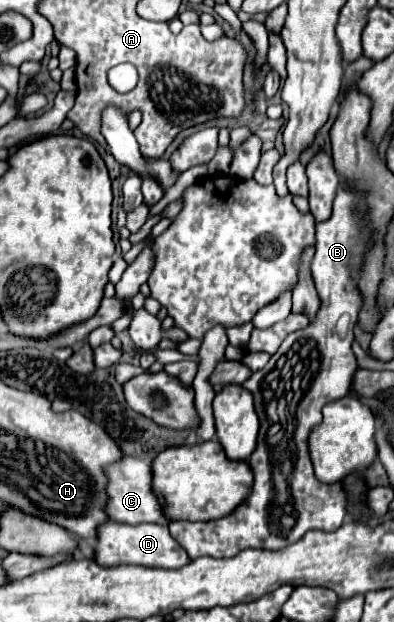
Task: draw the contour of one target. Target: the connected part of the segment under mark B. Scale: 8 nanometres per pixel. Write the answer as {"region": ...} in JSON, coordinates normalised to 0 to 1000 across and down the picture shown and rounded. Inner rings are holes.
{"region":[[[858,301],[858,314],[848,320],[848,339],[843,349],[822,359],[802,362],[802,410],[792,420],[792,445],[802,455],[802,468],[812,477],[812,497],[802,503],[802,513],[777,526],[756,529],[726,539],[711,561],[685,574],[670,593],[635,603],[624,616],[614,616],[619,625],[629,625],[645,638],[645,658],[660,670],[660,696],[655,696],[655,722],[629,738],[629,748],[645,760],[645,780],[635,796],[609,809],[584,828],[543,838],[442,838],[426,844],[431,860],[442,870],[477,889],[482,899],[503,899],[518,892],[533,895],[594,895],[604,886],[624,879],[650,883],[716,883],[761,863],[772,863],[777,854],[807,850],[807,854],[853,854],[873,834],[878,834],[878,793],[863,777],[812,777],[797,767],[787,732],[777,728],[777,703],[787,699],[787,690],[812,677],[817,651],[853,645],[873,638],[888,625],[893,603],[909,590],[904,571],[893,568],[893,529],[909,513],[914,471],[904,461],[904,445],[914,439],[914,429],[924,420],[924,407],[934,400],[939,384],[939,365],[929,359],[929,342],[919,339],[919,317],[893,310],[878,301]]]}

